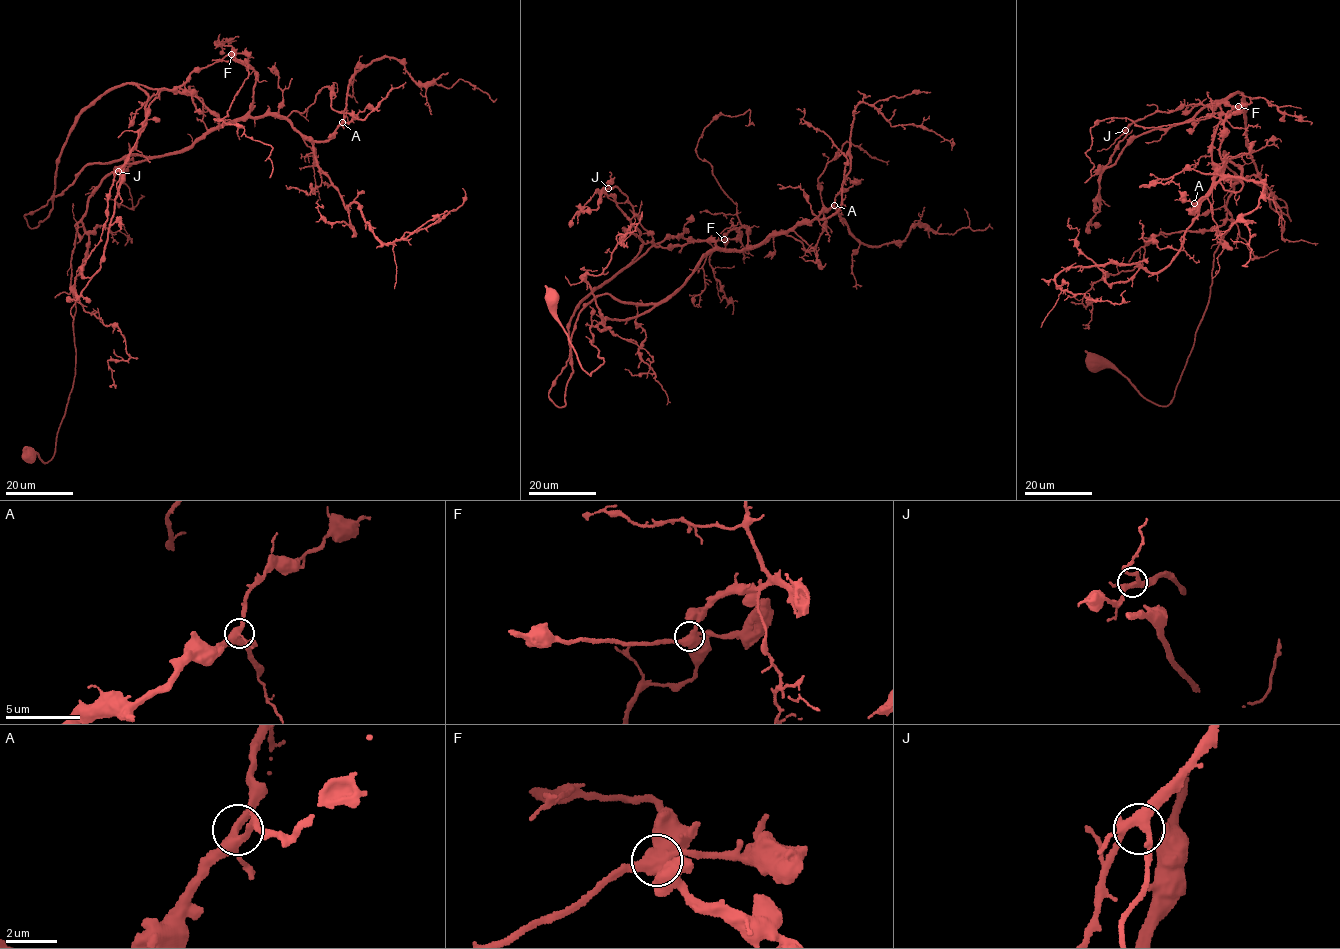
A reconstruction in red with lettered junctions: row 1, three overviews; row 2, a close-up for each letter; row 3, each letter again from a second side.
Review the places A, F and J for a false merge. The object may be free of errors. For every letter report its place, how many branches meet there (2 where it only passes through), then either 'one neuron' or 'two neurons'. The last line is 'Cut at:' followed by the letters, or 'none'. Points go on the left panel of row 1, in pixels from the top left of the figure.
A: (342, 122) | 4 | one neuron
F: (231, 54) | 4 | one neuron
J: (118, 171) | 4 | one neuron
Cut at: none

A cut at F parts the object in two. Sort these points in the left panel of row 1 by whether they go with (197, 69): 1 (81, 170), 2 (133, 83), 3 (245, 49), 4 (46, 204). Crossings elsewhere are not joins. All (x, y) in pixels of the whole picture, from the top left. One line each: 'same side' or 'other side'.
1: other side
2: same side
3: same side
4: other side

